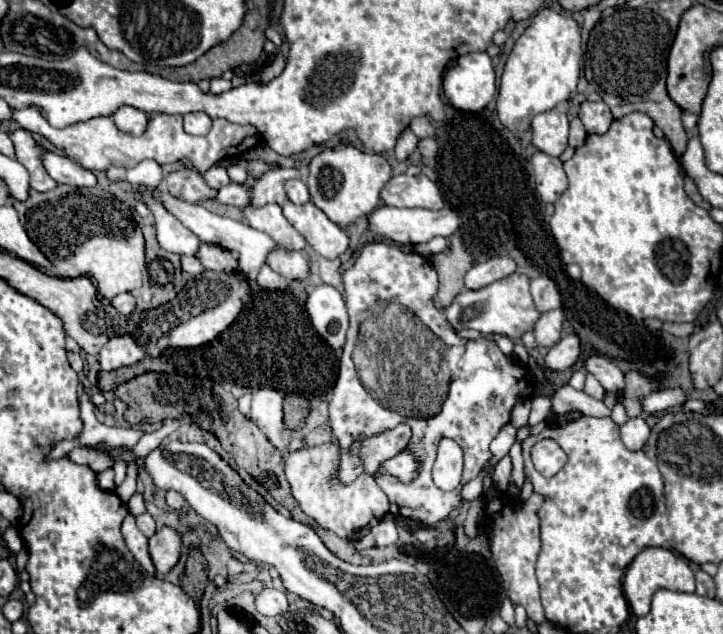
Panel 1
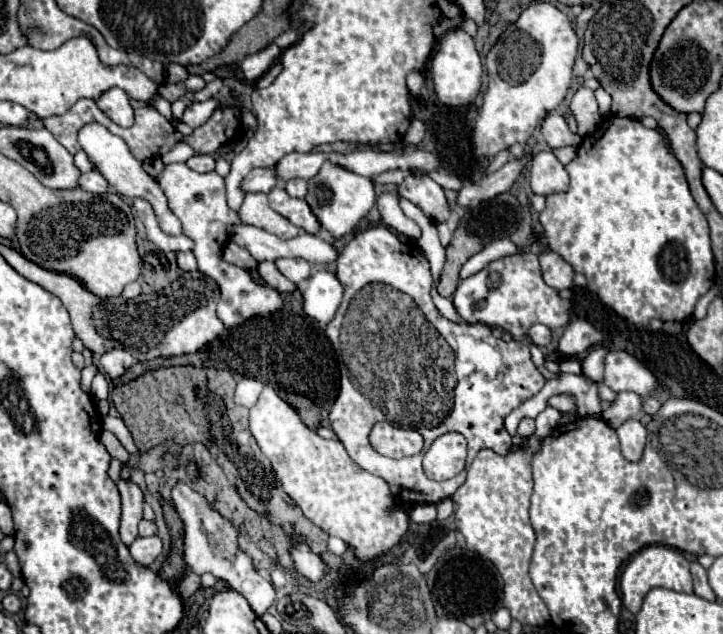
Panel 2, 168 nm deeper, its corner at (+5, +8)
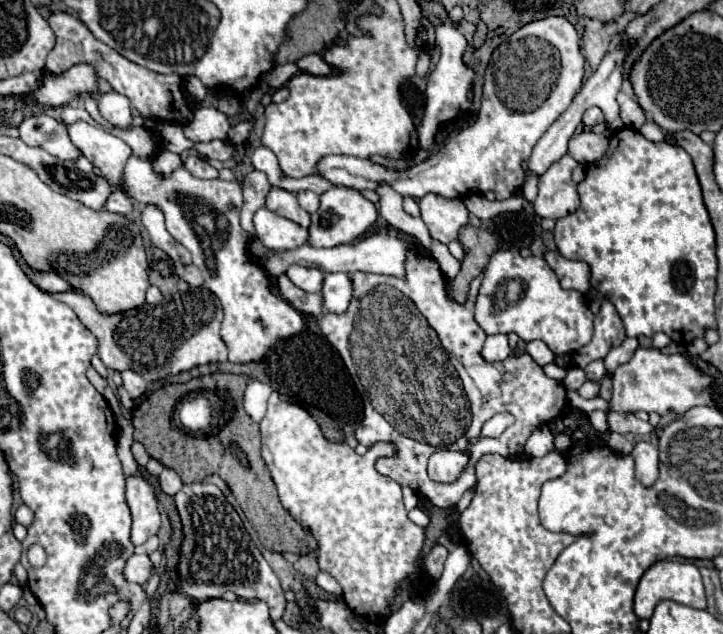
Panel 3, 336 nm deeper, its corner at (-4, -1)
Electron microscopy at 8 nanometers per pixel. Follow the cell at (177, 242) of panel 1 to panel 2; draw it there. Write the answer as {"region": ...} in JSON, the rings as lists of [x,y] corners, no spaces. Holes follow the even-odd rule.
{"region":[[[86,123],[78,131],[78,143],[80,143],[82,151],[88,155],[90,163],[94,165],[94,171],[98,171],[120,195],[138,195],[138,197],[150,201],[156,215],[158,215],[158,223],[160,223],[162,231],[166,231],[170,235],[180,235],[182,233],[182,225],[178,223],[178,219],[174,219],[174,215],[170,215],[170,209],[166,207],[166,197],[162,195],[162,189],[158,187],[158,183],[146,171],[142,171],[142,163],[130,155],[128,145],[124,143],[122,137],[110,133],[100,123]]]}

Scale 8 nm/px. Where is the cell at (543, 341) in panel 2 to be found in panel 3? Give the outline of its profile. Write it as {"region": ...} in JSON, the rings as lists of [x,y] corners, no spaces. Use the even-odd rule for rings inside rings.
{"region":[[[533,340],[527,344],[527,354],[531,354],[531,358],[539,364],[539,366],[545,366],[549,362],[555,360],[555,354],[551,352],[551,348],[547,348],[547,344],[543,344],[541,340]]]}

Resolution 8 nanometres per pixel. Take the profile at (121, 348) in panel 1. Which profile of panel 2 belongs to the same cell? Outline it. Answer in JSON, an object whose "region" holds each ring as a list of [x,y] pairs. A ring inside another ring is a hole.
{"region":[[[118,349],[102,355],[102,359],[100,359],[100,365],[110,379],[122,377],[126,373],[126,369],[130,369],[134,363],[136,361],[126,351],[118,351]]]}

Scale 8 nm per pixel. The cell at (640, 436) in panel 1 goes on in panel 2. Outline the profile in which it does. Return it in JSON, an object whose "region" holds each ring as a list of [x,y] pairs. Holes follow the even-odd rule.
{"region":[[[628,419],[616,429],[616,433],[622,445],[622,455],[628,461],[640,461],[642,451],[646,447],[646,437],[648,437],[646,427],[638,419]]]}

